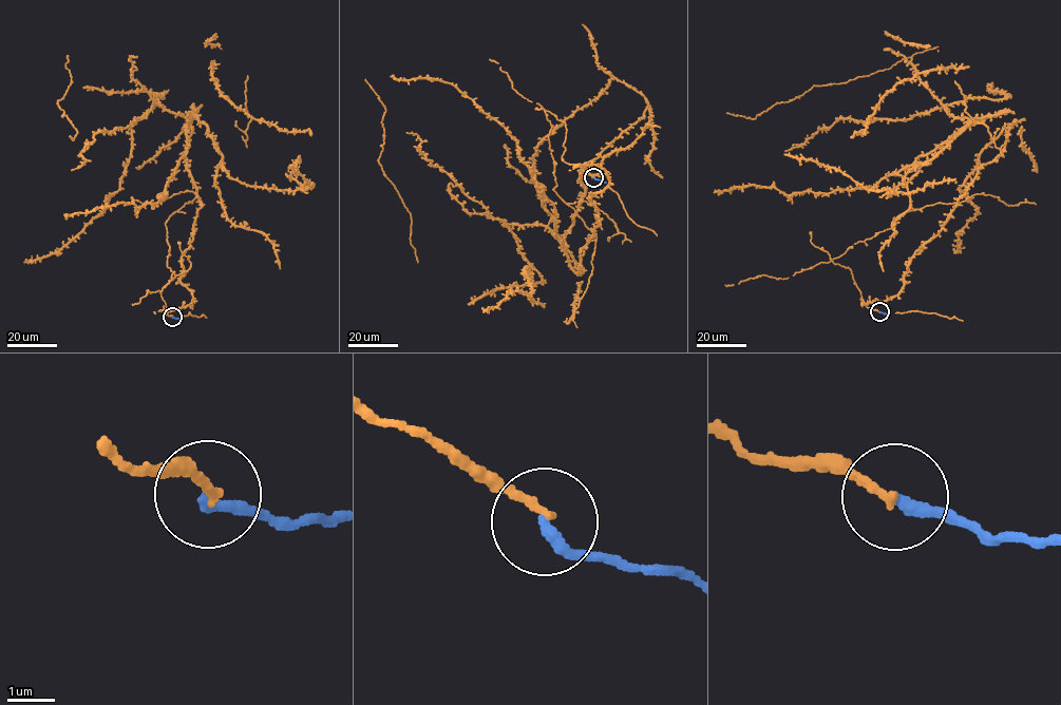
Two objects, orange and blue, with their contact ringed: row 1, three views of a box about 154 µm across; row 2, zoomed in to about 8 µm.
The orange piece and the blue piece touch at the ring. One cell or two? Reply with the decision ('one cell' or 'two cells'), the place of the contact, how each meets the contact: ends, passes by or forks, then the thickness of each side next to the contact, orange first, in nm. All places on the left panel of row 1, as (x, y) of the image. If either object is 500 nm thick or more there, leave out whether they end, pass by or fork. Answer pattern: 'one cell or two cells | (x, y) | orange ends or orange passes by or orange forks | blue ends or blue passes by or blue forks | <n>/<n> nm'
one cell | (172, 317) | orange ends | blue ends | 190/260 nm

